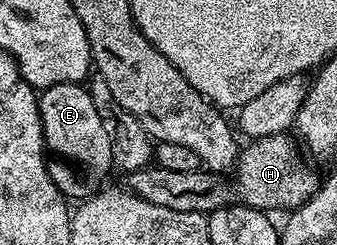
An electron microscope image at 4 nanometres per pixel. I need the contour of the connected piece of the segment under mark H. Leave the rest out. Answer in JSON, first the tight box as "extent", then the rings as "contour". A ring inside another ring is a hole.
{"extent":[124,133,319,215],"contour":[[[281,133],[259,141],[250,141],[247,146],[247,149],[245,146],[238,154],[238,164],[234,166],[230,175],[234,177],[211,173],[202,167],[192,173],[168,171],[157,163],[151,163],[145,169],[125,174],[124,185],[137,197],[142,197],[148,203],[156,203],[156,207],[168,207],[172,211],[188,211],[203,215],[209,215],[216,209],[223,209],[225,205],[233,205],[239,198],[241,204],[253,209],[293,211],[299,209],[318,189],[319,174],[314,174],[298,158],[299,146],[293,136]]]}

